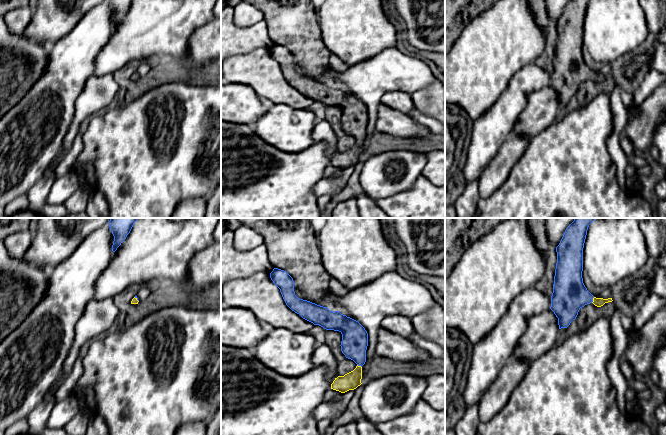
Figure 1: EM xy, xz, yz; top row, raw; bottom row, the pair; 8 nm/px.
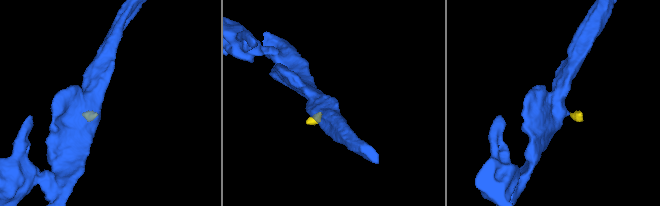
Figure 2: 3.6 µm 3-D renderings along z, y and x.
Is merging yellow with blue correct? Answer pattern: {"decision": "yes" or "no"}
{"decision": "yes"}

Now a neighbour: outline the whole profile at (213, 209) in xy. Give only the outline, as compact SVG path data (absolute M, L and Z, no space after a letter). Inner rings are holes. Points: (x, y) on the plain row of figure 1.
M221 183L208 199L205 218L221 218Z

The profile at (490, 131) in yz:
M535 62L519 69L497 101L474 122L465 164L458 179L465 187L479 180L512 133L516 120L525 109L527 96L551 83L551 72Z

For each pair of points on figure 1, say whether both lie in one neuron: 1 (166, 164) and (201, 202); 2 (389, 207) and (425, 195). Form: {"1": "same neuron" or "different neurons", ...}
{"1": "different neurons", "2": "same neuron"}

